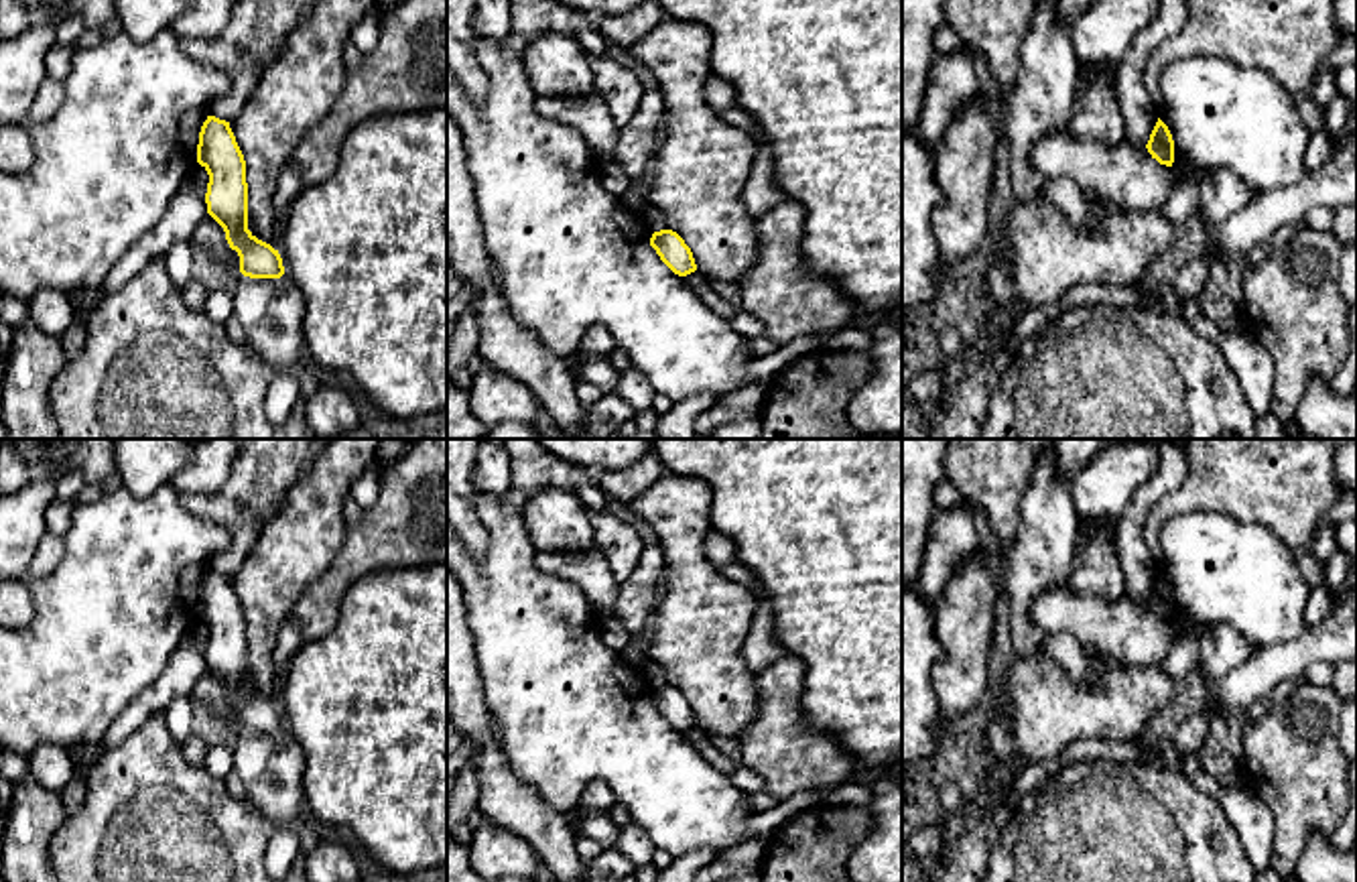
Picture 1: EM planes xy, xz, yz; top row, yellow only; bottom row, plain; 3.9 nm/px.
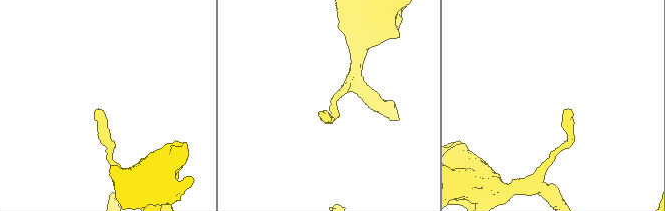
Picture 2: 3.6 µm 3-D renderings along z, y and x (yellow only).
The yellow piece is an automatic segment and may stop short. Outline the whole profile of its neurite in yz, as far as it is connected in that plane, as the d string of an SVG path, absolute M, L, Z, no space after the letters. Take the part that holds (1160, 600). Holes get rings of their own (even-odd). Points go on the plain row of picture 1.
M1160 573L1150 589L1146 604L1152 610L1152 614L1156 614L1160 620L1172 622L1174 595L1168 581Z

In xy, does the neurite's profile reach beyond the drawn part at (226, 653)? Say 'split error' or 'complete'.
complete

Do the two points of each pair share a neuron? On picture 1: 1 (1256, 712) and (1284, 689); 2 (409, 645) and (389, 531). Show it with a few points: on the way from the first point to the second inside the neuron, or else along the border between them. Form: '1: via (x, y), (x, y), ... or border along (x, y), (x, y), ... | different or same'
1: via (1262, 706), (1278, 696) | same
2: border along (425, 563), (374, 570), (350, 588) | different

